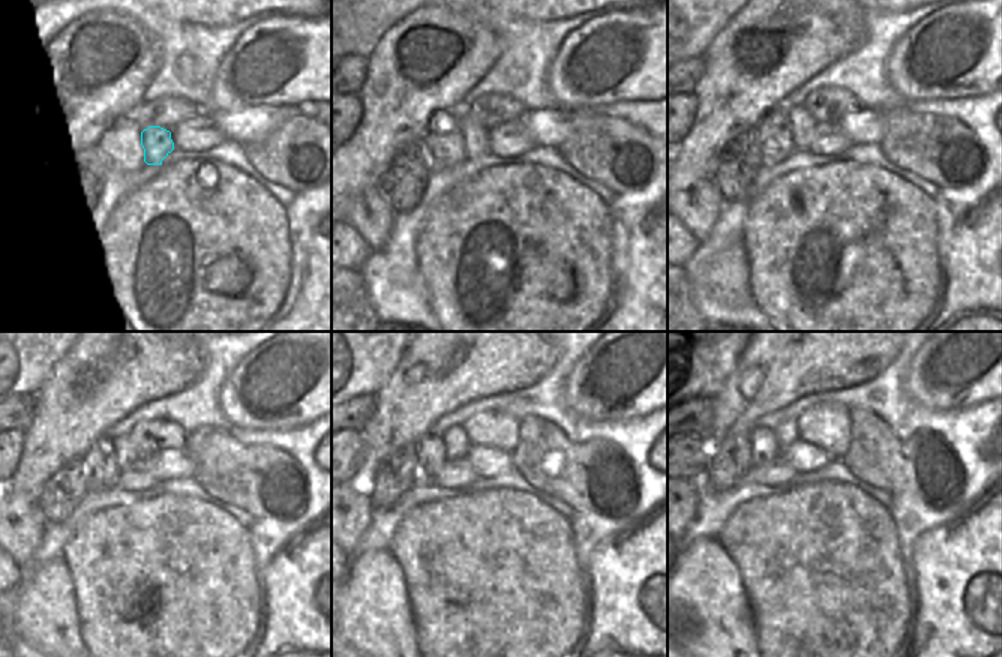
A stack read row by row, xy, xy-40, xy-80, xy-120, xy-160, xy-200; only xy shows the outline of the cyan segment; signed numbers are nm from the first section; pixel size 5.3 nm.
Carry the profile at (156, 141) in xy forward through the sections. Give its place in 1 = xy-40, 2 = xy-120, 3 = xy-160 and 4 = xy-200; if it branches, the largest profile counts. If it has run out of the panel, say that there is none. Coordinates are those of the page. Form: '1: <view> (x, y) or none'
1: xy-40 (474, 135)
2: xy-120 (126, 455)
3: xy-160 (455, 441)
4: xy-200 (786, 434)

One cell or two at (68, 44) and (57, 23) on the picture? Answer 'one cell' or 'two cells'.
two cells

